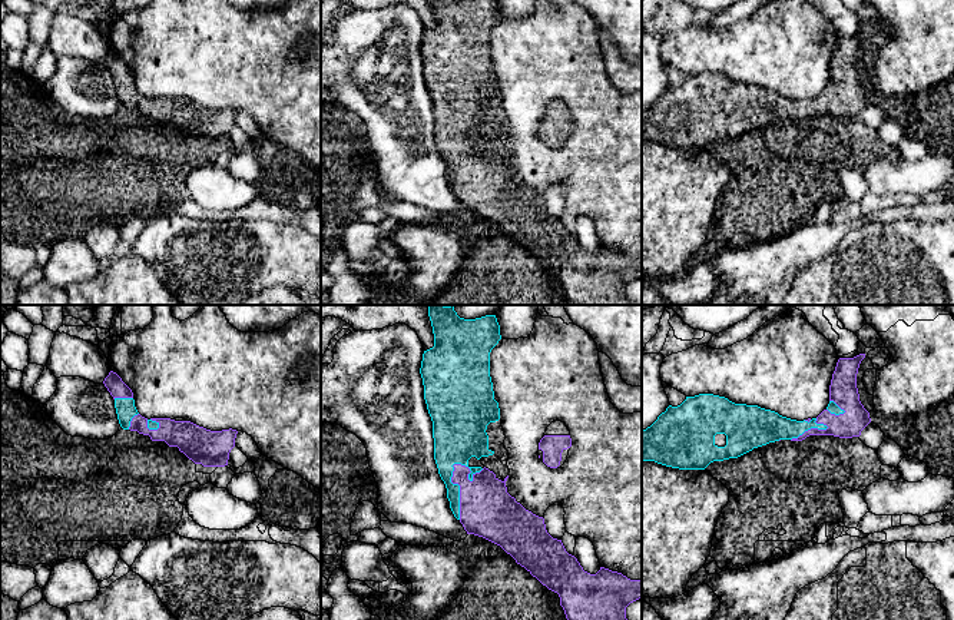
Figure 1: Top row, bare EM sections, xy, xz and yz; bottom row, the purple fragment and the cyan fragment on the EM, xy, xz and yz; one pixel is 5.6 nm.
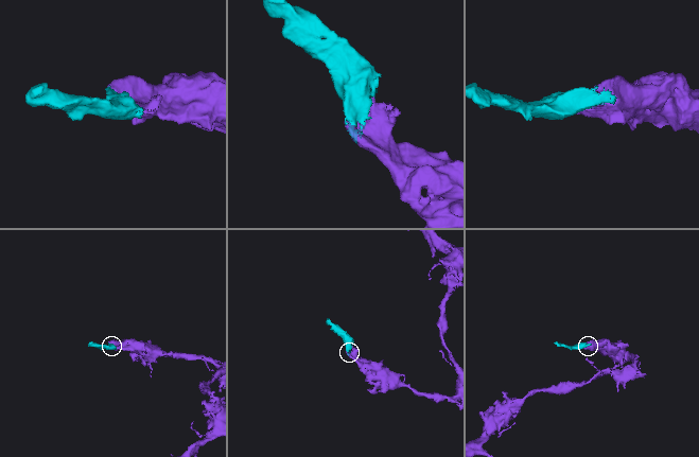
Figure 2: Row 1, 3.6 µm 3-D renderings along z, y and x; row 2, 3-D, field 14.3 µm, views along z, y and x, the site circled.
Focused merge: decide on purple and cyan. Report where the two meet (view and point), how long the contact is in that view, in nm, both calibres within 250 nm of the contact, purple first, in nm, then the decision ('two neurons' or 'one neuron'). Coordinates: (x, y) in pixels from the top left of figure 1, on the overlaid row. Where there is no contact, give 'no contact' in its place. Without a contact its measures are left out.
xz (460, 490) | 320 nm | 300/200 nm | one neuron

